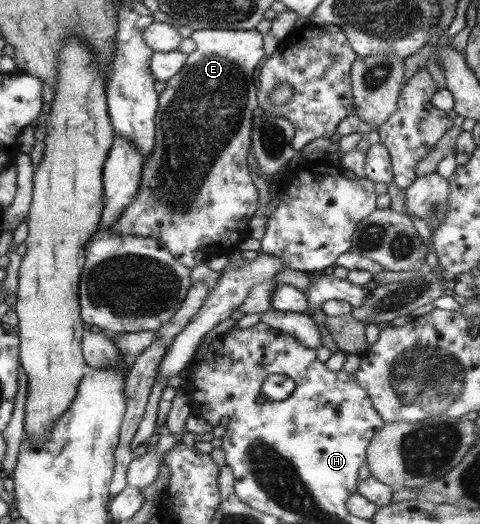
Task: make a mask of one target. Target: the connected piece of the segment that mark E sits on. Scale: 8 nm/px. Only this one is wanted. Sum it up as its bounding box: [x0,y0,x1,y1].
[103,29,265,269]

